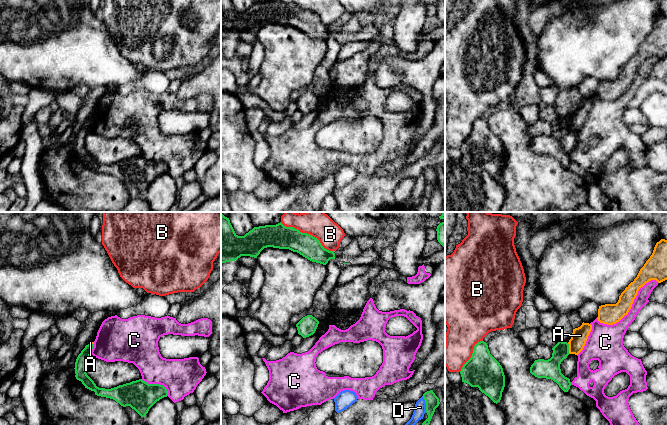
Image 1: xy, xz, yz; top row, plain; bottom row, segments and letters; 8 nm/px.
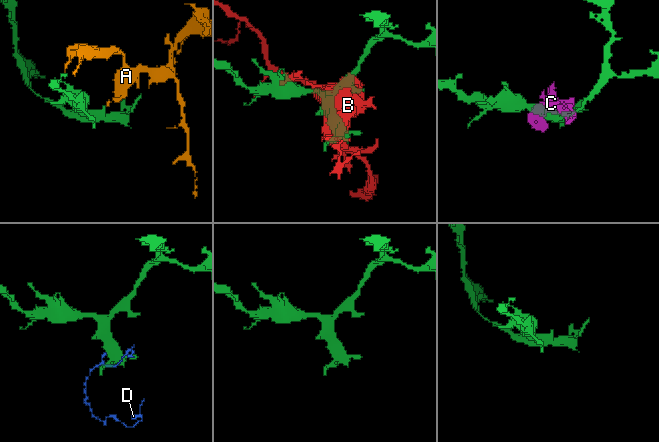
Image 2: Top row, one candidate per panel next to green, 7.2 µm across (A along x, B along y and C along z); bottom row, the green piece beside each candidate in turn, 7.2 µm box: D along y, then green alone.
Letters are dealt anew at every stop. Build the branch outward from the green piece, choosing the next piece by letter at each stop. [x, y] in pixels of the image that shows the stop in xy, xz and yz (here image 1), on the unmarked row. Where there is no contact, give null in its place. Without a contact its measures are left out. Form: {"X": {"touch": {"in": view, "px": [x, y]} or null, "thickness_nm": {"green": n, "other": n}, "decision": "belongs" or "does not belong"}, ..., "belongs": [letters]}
{"A": {"touch": {"in": "yz", "px": [568, 124]}, "thickness_nm": {"green": 160, "other": 130}, "decision": "does not belong"}, "B": {"touch": {"in": "xz", "px": [308, 10]}, "thickness_nm": {"green": 190, "other": 190}, "decision": "does not belong"}, "C": {"touch": {"in": "xy", "px": [157, 160]}, "thickness_nm": {"green": 240, "other": 280}, "decision": "does not belong"}, "D": {"touch": {"in": "xz", "px": [426, 180]}, "thickness_nm": {"green": 110, "other": 100}, "decision": "does not belong"}, "belongs": []}

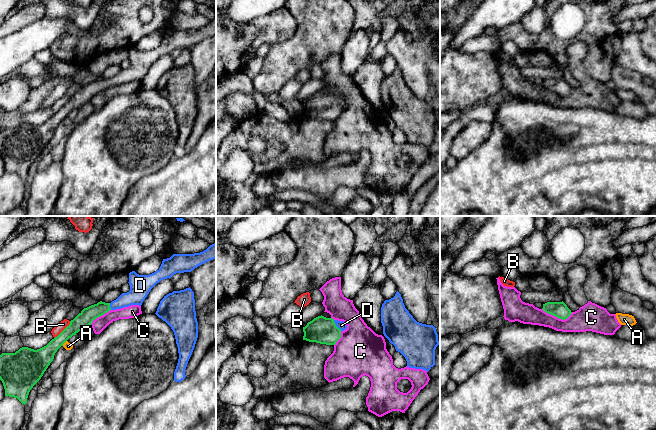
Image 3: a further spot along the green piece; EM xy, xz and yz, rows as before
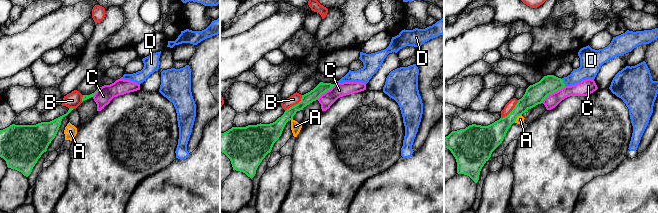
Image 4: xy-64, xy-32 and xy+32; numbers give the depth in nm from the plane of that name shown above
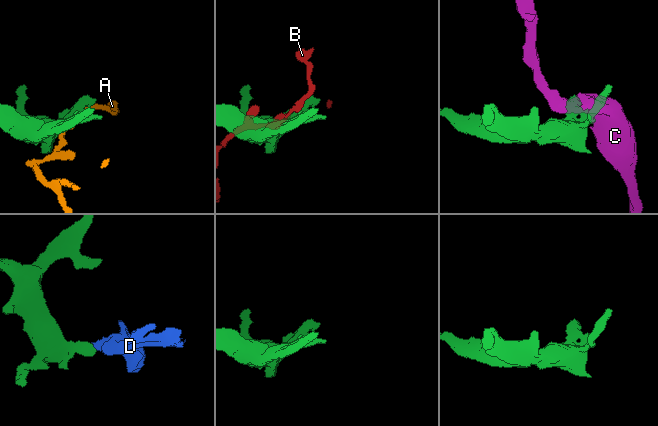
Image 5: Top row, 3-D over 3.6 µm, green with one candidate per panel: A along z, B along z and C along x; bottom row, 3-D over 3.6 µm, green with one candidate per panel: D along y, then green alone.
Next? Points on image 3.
{"A": {"touch": {"in": "xy", "px": [64, 118]}, "thickness_nm": {"green": 170, "other": 60}, "decision": "does not belong"}, "B": {"touch": {"in": "xy", "px": [63, 106]}, "thickness_nm": {"green": 140, "other": 70}, "decision": "does not belong"}, "C": {"touch": {"in": "yz", "px": [557, 93]}, "thickness_nm": {"green": 130, "other": 200}, "decision": "does not belong"}, "D": {"touch": {"in": "xz", "px": [335, 101]}, "thickness_nm": {"green": 220, "other": 70}, "decision": "belongs"}, "belongs": ["D"]}

